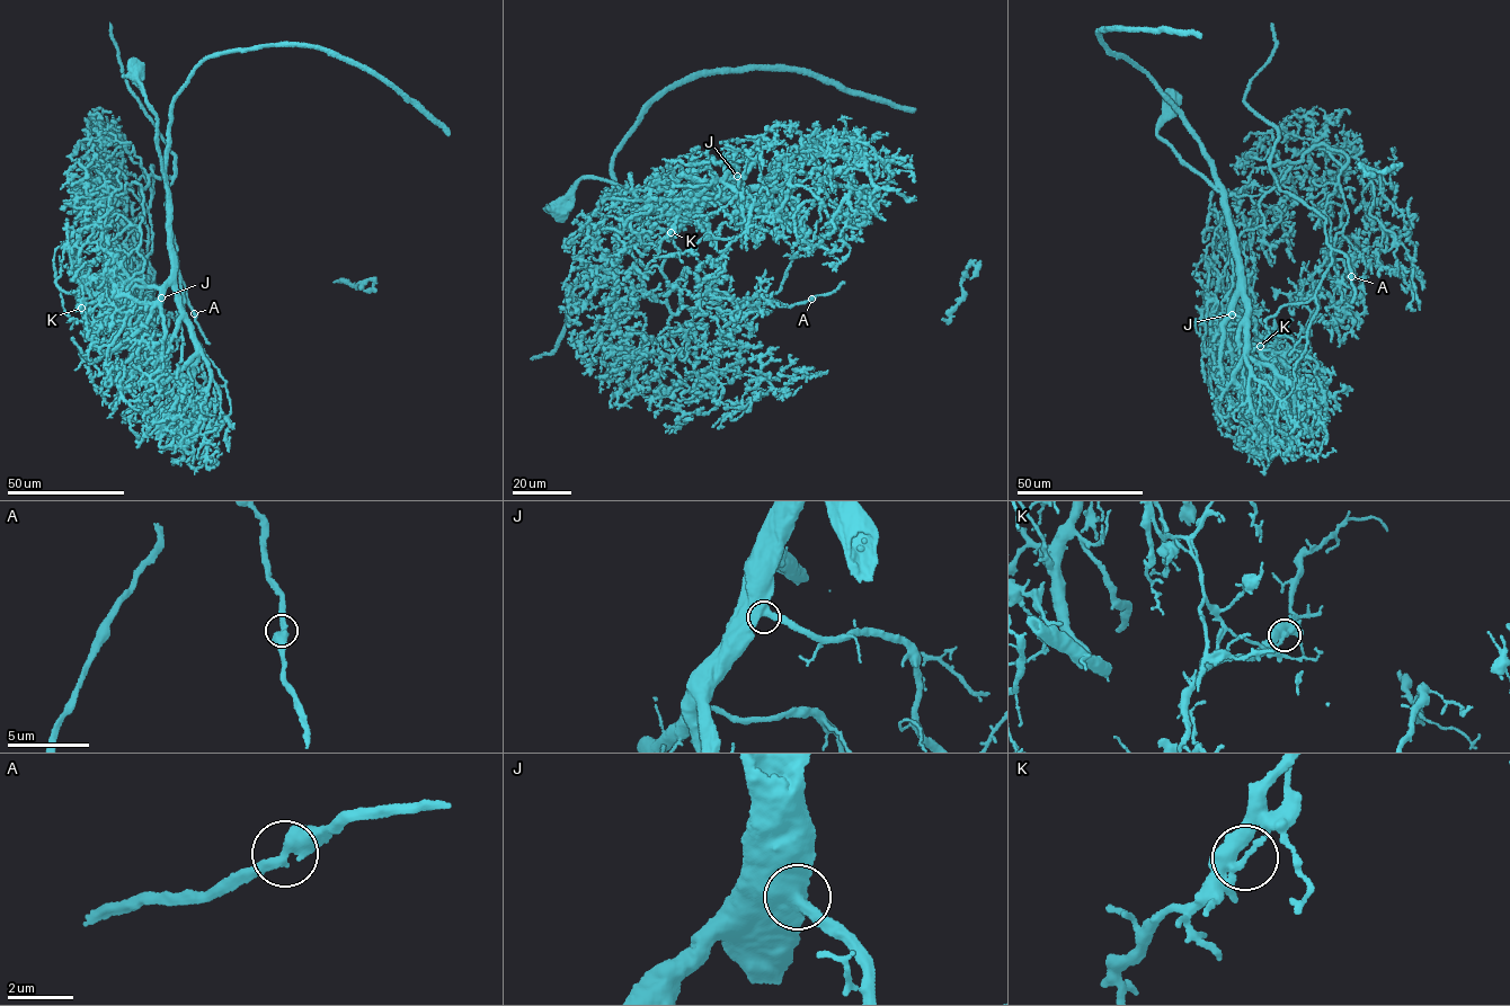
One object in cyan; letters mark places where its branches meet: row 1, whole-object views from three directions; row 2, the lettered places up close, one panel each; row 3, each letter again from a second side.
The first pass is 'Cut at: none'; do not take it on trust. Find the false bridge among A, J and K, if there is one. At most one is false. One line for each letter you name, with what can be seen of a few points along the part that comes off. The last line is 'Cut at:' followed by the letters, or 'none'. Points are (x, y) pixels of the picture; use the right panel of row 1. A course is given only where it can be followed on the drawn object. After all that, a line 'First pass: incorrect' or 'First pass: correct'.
K: (1260, 346), (1223, 311), (1232, 256), (1303, 160), (1270, 169), (1332, 265), (1243, 362), (1268, 434), (1263, 386)
Cut at: K
First pass: incorrect

